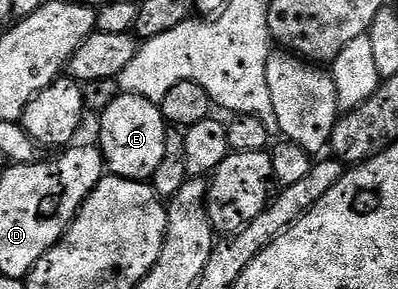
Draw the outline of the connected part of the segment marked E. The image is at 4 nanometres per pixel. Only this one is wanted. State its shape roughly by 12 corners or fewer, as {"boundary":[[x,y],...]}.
{"boundary":[[120,96],[99,114],[111,176],[148,181],[166,155],[159,104]]}

